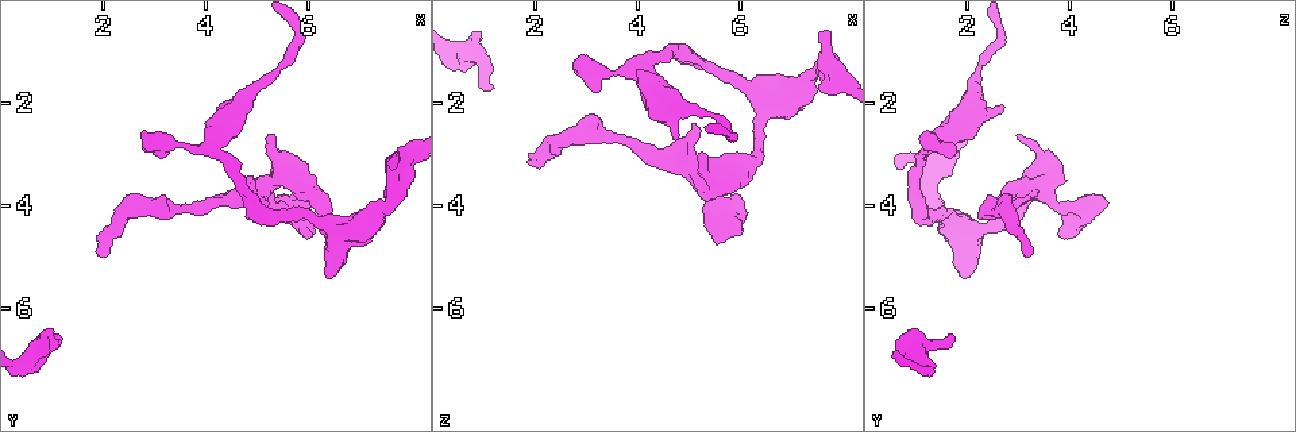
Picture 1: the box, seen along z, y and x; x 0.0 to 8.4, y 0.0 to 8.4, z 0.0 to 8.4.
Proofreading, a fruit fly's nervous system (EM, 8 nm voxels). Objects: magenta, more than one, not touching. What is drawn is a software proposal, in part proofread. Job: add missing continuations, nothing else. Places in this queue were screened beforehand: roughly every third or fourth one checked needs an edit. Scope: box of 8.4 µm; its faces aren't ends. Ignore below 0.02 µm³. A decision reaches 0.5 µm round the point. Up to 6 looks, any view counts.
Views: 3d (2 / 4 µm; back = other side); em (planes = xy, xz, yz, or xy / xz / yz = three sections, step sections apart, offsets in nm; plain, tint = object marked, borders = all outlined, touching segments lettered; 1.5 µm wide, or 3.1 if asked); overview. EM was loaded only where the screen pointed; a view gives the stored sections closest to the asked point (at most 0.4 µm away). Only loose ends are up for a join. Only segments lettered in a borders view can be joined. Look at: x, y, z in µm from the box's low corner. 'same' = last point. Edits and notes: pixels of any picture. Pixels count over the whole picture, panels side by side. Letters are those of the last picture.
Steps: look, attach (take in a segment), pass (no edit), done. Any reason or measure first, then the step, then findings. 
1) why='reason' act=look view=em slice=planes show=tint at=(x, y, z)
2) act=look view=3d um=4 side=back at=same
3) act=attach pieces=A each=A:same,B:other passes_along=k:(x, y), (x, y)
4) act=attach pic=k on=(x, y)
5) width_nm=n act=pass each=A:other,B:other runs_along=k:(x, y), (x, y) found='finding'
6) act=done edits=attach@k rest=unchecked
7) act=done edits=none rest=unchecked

why='thick end' act=look view=3d um=4 side=back at=(6.40, 5.40, 1.90)

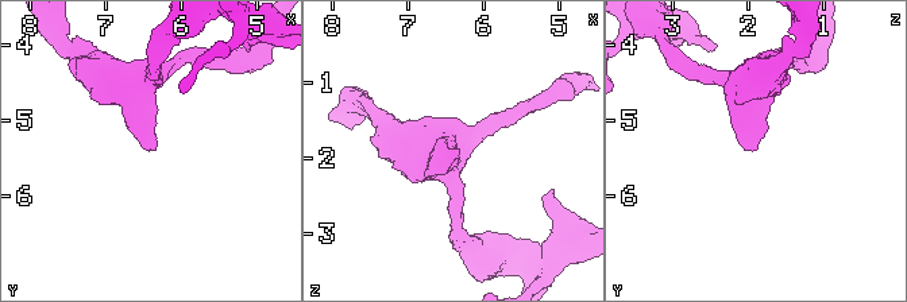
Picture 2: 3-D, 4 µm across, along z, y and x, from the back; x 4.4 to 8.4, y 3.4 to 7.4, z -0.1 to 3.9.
act=look view=em slice=xy step=4 show=borders at=(6.40, 5.40, 1.85)

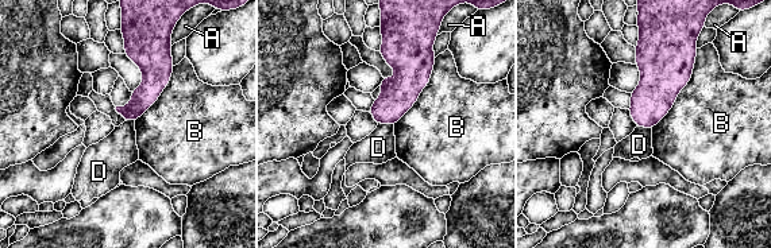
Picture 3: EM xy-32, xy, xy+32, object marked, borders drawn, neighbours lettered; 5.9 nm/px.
why='another direction' act=look view=em slice=planes show=borders at=same

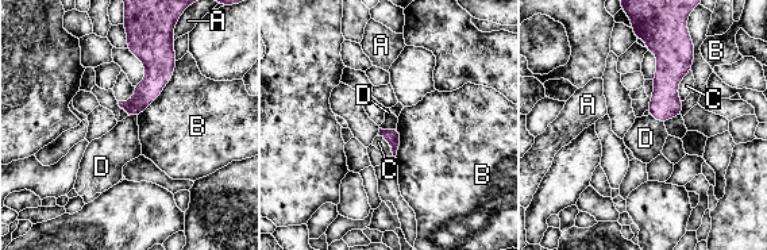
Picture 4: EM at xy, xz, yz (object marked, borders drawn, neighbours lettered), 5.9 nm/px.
act=pass each=A:other,B:other,C:other,D:other found='none of them fits'

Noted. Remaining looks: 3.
why='branch stops here' act=look view=em slice=planes show=tint at=(2.15, 5.00, 3.20)

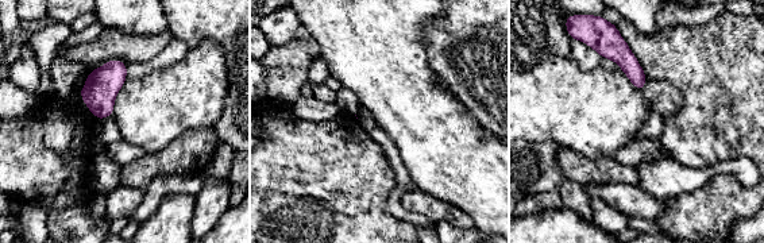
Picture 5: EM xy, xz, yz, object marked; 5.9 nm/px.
why='see the neighbours' act=look view=em slice=planes show=borders at=same

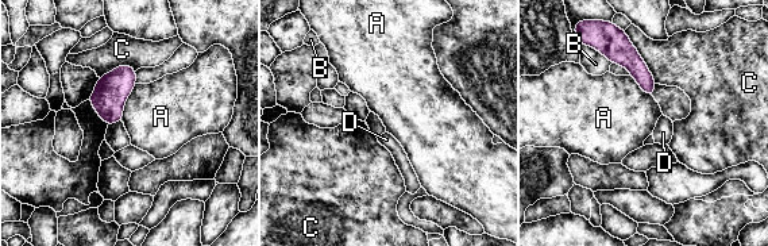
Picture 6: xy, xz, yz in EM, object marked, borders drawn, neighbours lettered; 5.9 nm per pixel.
act=pass each=A:other,B:other,C:other,D:other border=6:(136, 84), (124, 104), (120, 120) found='no lettered segment goes on from it'

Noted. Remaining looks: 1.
act=done edits=none rest=unchecked

